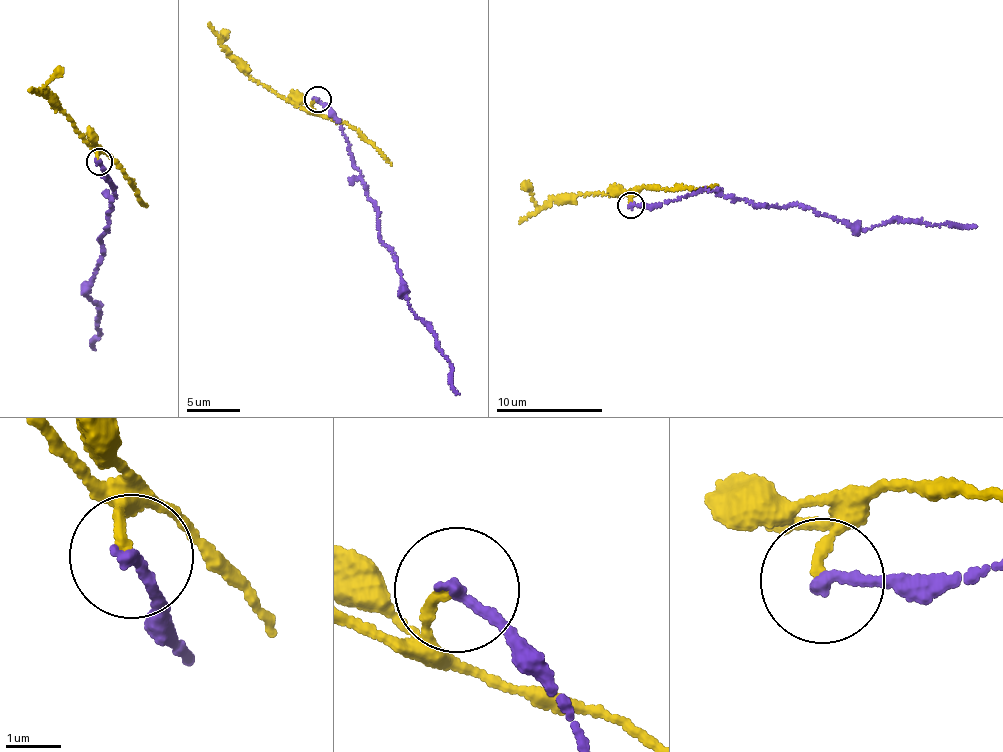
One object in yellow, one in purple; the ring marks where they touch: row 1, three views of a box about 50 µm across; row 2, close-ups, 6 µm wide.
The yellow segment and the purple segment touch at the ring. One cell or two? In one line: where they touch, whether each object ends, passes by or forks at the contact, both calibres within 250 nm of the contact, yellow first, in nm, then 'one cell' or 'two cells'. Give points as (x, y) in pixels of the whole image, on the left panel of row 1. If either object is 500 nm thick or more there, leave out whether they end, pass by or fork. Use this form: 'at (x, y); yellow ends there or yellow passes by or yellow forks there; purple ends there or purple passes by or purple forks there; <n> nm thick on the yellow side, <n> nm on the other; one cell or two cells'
at (99, 162); yellow ends there; purple ends there; 170 nm thick on the yellow side, 200 nm on the other; two cells

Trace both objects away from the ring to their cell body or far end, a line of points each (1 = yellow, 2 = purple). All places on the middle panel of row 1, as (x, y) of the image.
1: (317, 99), (307, 109), (282, 98), (251, 78), (221, 44), (226, 33)
2: (318, 98), (341, 125), (352, 165), (374, 203), (378, 238), (395, 255), (405, 299), (435, 338), (459, 394)

